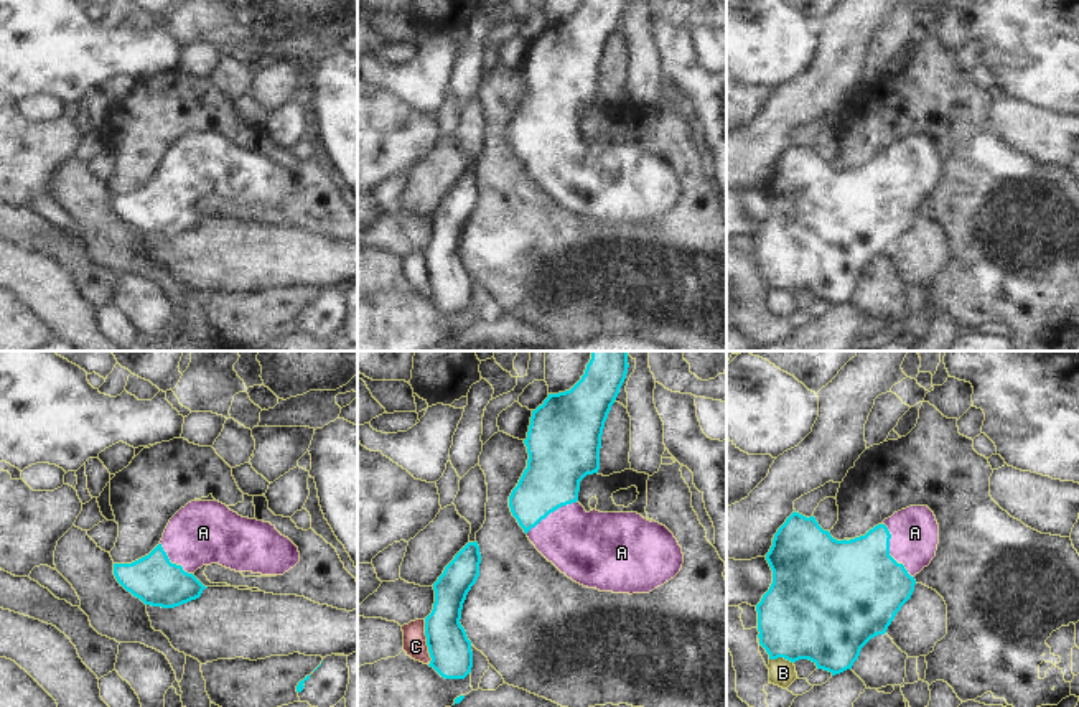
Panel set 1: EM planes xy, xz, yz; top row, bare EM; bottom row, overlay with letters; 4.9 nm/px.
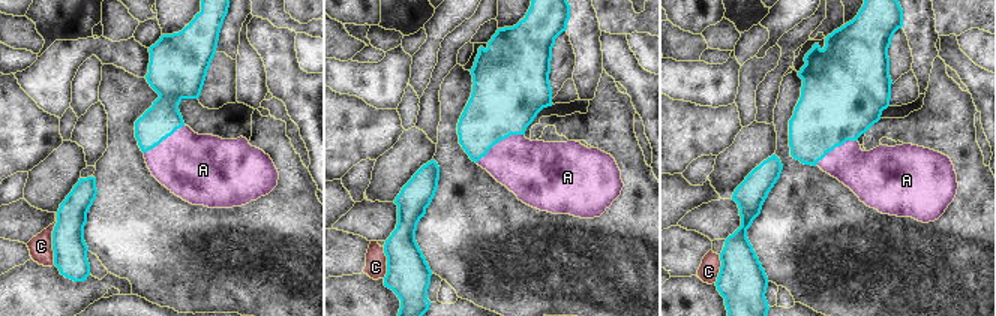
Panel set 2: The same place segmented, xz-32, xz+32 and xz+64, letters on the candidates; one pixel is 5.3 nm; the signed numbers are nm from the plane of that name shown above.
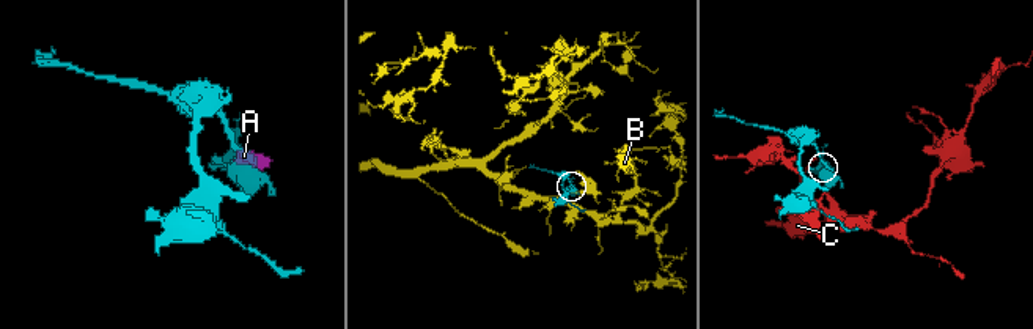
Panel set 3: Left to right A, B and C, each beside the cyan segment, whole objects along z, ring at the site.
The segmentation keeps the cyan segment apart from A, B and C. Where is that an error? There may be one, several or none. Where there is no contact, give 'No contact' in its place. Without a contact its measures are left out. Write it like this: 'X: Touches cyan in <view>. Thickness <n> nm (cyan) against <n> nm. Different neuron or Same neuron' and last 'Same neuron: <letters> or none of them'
A: Touches cyan in yz. Thickness 480 nm (cyan) against 240 nm. Same neuron
B: Touches cyan in yz. Thickness 440 nm (cyan) against 130 nm. Different neuron
C: Touches cyan in xz. Thickness 200 nm (cyan) against 110 nm. Different neuron
Same neuron: A.

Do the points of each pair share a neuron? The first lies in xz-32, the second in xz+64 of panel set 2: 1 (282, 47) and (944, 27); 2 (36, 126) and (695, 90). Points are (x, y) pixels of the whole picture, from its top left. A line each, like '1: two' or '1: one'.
1: two
2: two

